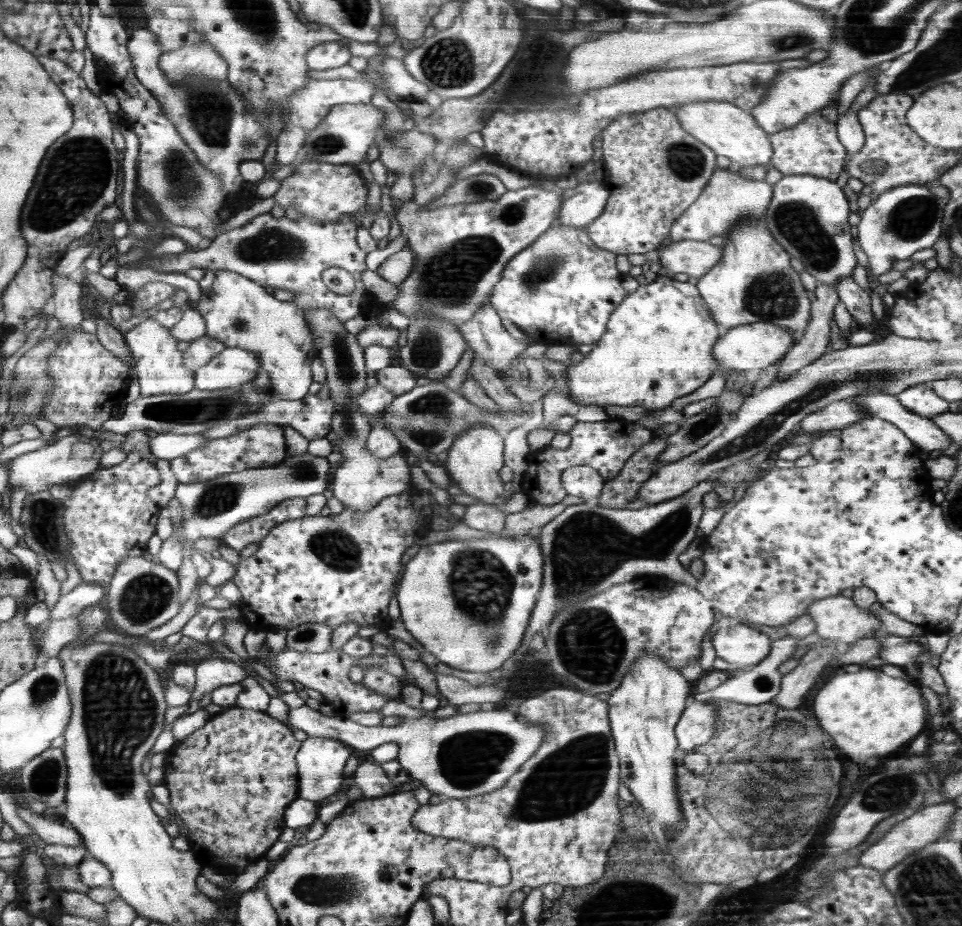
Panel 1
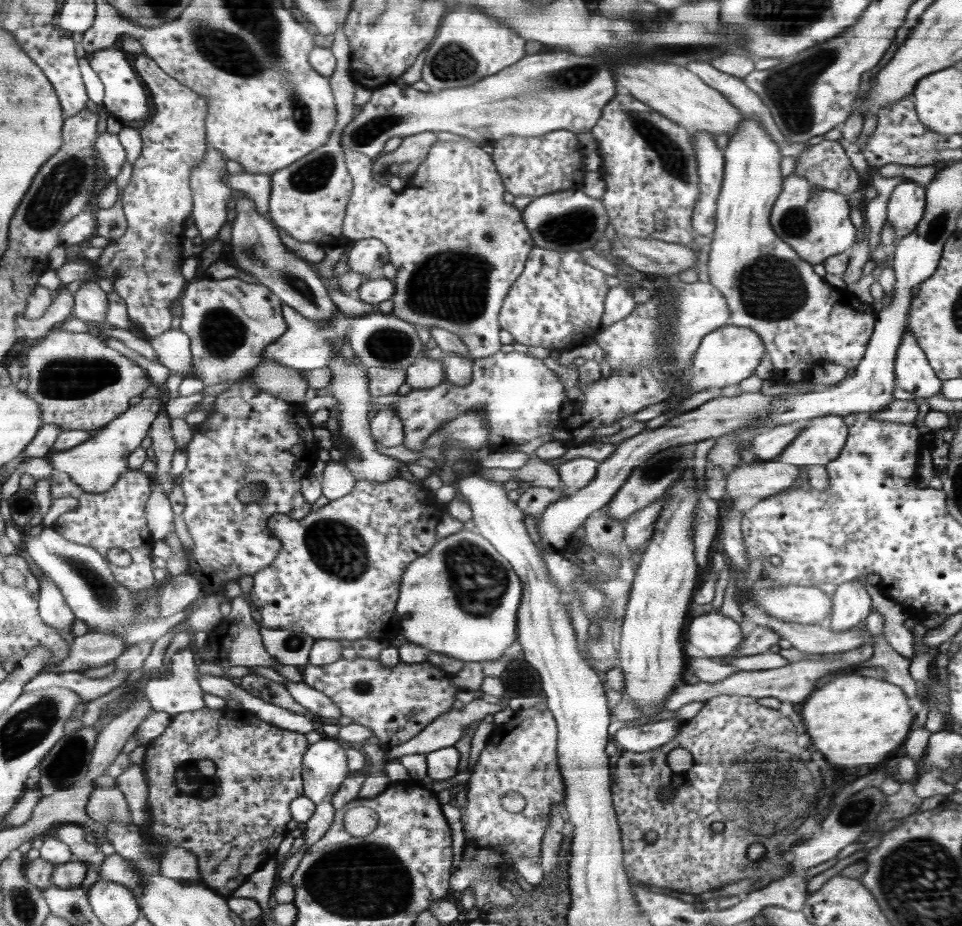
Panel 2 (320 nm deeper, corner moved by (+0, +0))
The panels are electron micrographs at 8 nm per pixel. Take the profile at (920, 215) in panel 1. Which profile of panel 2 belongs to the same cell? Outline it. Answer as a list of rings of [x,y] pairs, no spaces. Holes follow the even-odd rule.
[[[905,180],[892,191],[887,206],[887,222],[896,233],[897,242],[920,224],[925,214],[922,184]]]

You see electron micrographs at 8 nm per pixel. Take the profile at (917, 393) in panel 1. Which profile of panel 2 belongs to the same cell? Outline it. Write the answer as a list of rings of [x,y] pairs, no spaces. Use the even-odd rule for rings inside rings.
[[[907,328],[897,350],[896,386],[916,397],[931,397],[941,392],[944,381],[929,365],[926,353],[918,346],[914,333]]]

